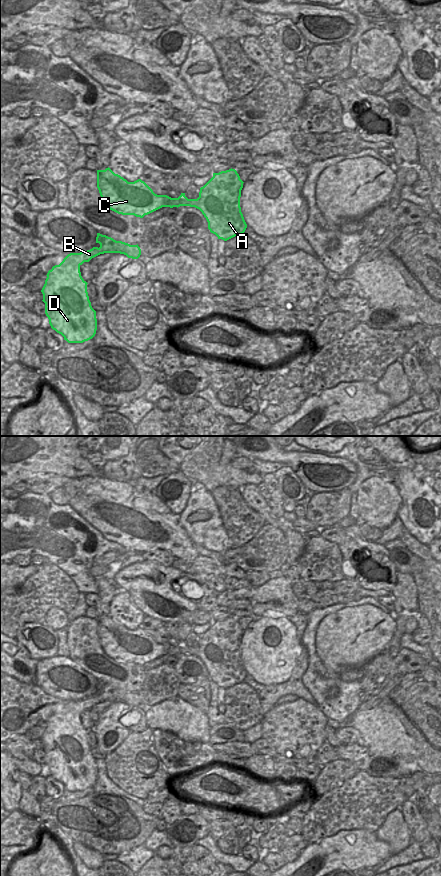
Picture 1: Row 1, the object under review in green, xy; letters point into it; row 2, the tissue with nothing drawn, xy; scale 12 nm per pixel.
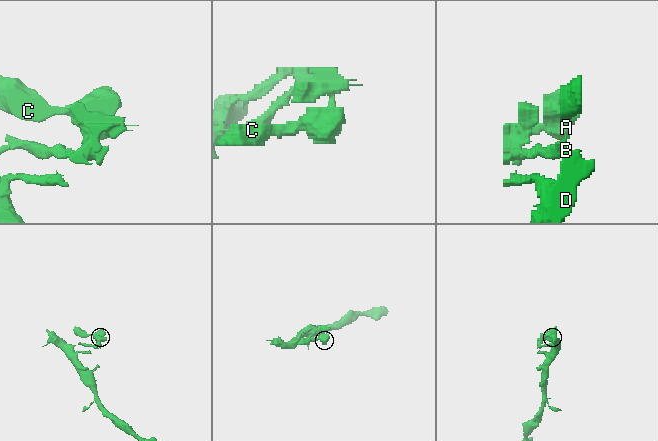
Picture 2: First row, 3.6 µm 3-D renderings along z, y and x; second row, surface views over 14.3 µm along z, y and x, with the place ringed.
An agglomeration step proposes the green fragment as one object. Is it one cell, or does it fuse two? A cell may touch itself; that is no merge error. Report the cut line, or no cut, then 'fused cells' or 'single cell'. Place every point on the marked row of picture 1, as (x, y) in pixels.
cut in xy along (98, 248), (100, 253); fused cells

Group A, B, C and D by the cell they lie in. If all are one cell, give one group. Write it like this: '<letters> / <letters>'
A C / B D

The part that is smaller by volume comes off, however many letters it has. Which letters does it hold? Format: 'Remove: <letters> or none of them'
Remove: A, C

